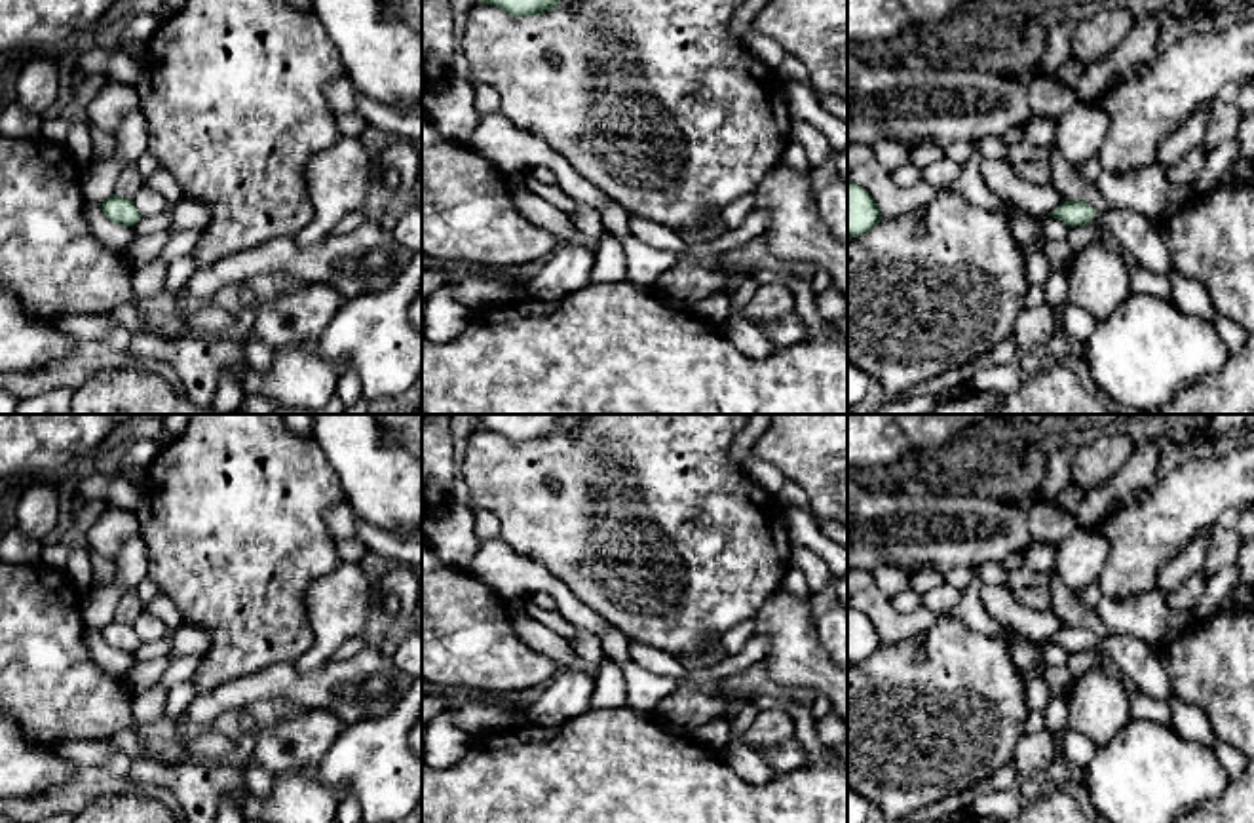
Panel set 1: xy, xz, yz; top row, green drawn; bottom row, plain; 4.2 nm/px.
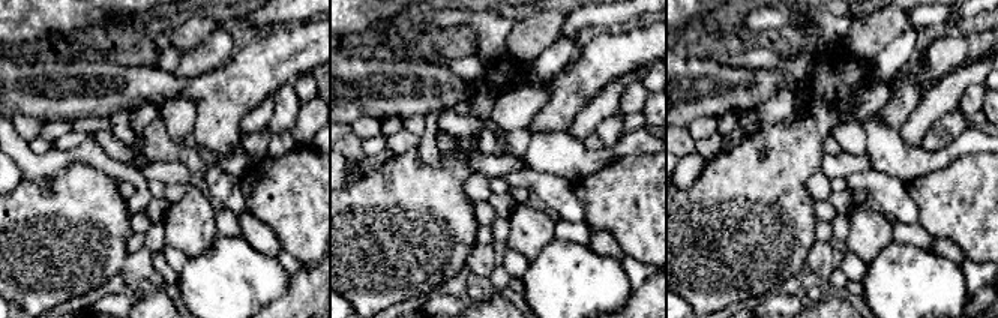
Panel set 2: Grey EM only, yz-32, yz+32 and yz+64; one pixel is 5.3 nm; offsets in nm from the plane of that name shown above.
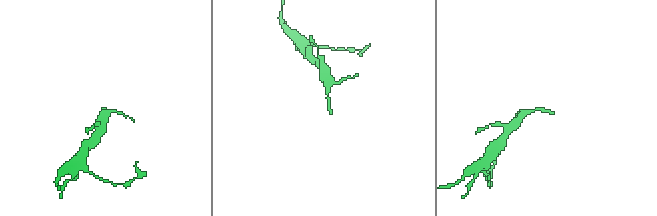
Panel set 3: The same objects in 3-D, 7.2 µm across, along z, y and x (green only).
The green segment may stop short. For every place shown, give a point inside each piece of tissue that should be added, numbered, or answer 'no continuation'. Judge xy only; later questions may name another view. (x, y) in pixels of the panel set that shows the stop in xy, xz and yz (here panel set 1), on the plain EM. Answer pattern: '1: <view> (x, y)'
no continuation

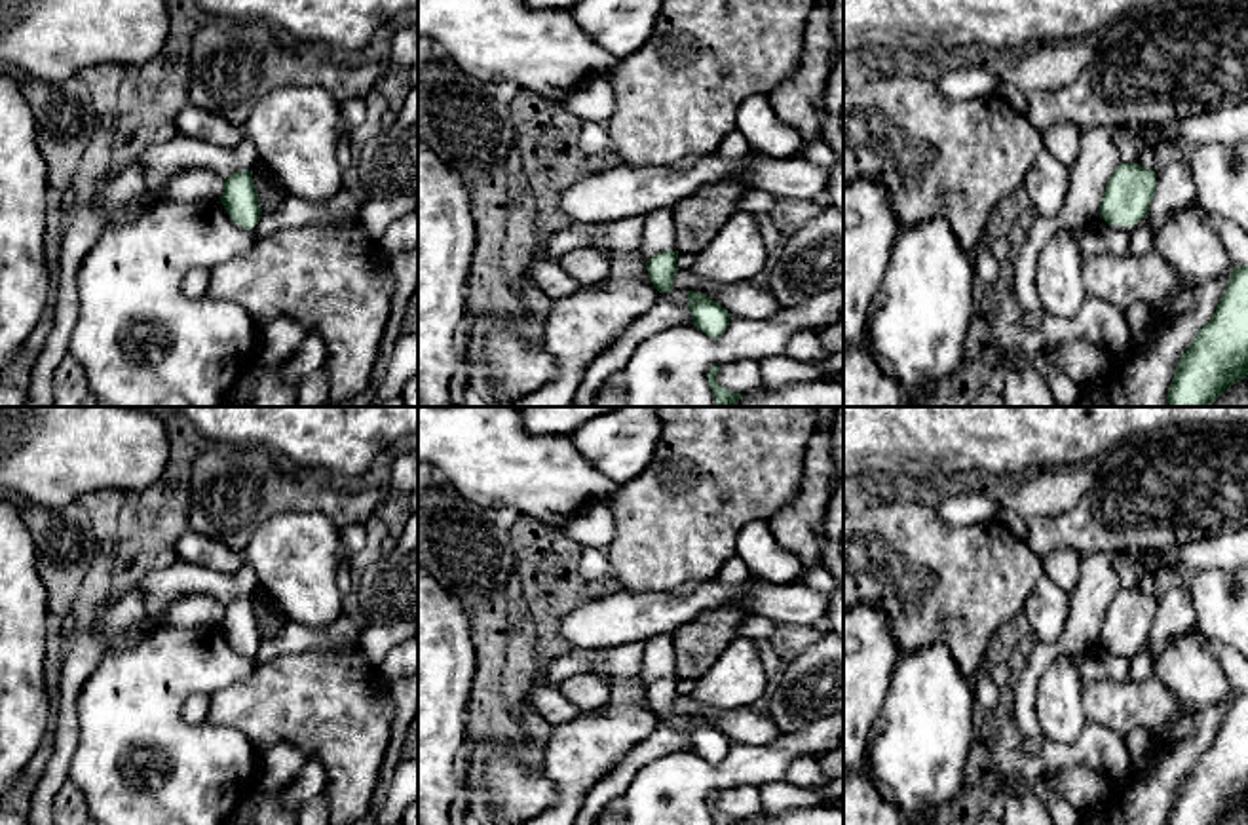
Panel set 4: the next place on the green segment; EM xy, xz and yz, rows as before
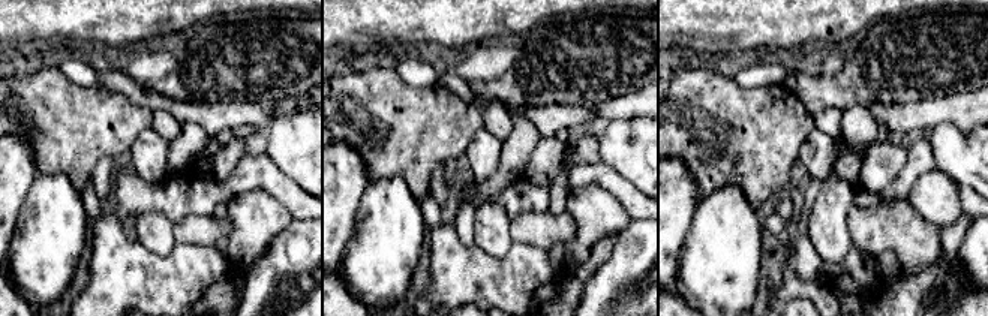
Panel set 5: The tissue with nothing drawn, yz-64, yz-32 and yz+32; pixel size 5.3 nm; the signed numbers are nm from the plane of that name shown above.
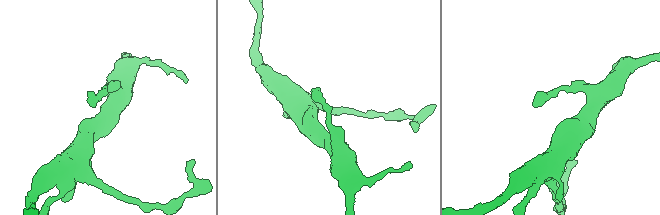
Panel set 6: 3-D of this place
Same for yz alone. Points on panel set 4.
no continuation

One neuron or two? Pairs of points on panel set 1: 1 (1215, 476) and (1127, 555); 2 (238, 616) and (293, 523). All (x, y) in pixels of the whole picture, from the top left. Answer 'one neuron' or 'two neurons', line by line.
1: one neuron
2: one neuron

